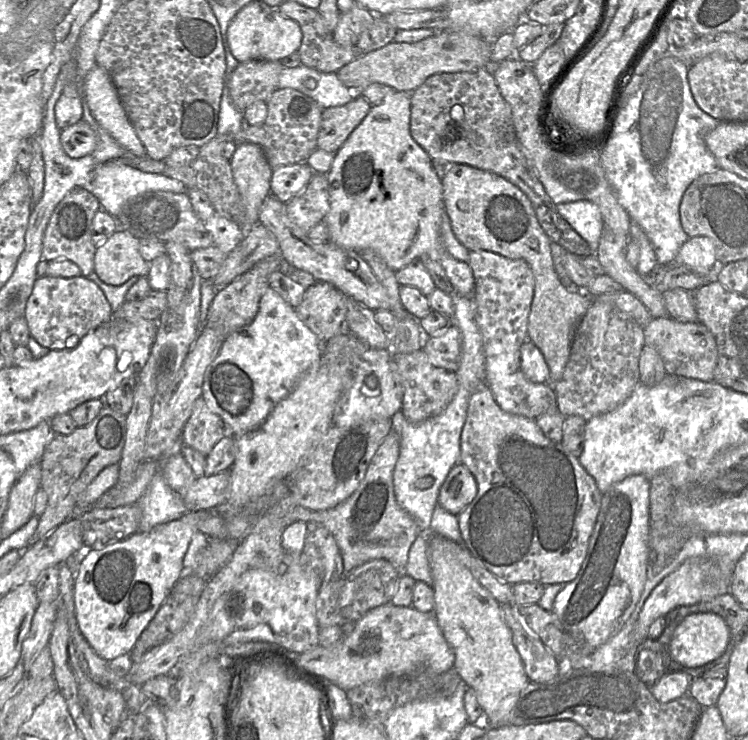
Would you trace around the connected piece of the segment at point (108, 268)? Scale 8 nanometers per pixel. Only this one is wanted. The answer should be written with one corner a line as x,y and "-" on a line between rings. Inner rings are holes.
116,231
97,247
94,259
94,271
106,284
119,286
134,276
149,274
150,263
146,262
139,251
140,240
125,231

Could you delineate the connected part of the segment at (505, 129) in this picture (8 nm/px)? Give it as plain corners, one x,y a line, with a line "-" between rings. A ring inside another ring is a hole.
485,68
429,77
410,93
410,132
432,160
467,164
495,173
517,186
529,199
548,238
579,257
595,254
560,216
518,141
510,105

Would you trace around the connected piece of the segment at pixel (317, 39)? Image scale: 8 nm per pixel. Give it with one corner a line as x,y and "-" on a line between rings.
285,1
278,7
278,10
284,16
295,21
301,29
302,39
297,53
300,56
302,65
320,72
337,73
341,67
361,55
356,47
344,47
335,41
334,34
327,29
317,9
303,6
296,1

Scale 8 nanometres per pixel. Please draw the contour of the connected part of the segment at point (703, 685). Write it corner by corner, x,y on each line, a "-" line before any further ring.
728,667
715,668
691,680
689,691
697,702
707,708
715,706
726,686

